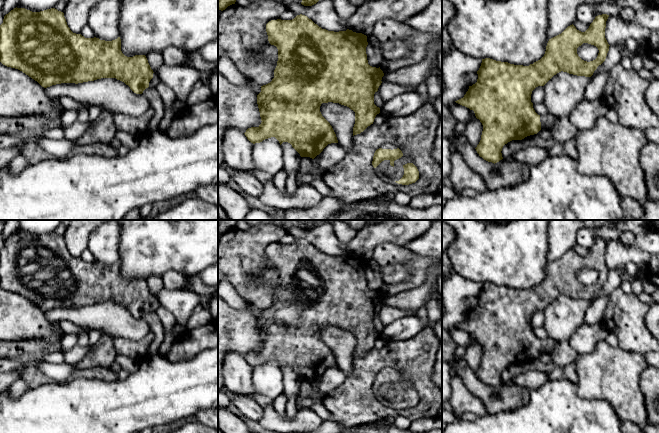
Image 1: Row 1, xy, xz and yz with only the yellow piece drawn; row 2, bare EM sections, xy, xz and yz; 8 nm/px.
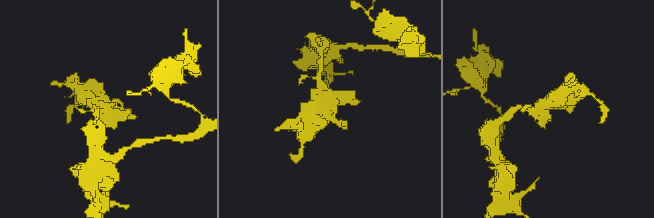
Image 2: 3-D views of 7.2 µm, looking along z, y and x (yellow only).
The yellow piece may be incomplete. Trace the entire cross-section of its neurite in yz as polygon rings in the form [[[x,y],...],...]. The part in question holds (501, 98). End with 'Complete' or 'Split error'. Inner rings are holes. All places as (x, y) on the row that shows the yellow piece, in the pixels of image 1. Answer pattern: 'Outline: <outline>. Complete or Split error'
Outline: [[[607,14],[596,16],[585,32],[577,30],[573,24],[568,26],[561,34],[549,39],[544,56],[529,66],[514,65],[490,58],[482,59],[477,71],[477,82],[469,86],[463,98],[455,101],[473,110],[476,118],[483,125],[481,140],[475,148],[480,157],[495,164],[503,159],[501,151],[508,142],[522,140],[537,134],[541,129],[549,129],[554,125],[557,117],[551,114],[540,116],[535,112],[531,102],[532,91],[538,86],[544,86],[561,71],[591,77],[597,67],[605,61],[609,51],[610,45],[605,38],[608,17]],[[583,43],[598,48],[599,53],[595,60],[587,62],[578,56],[577,48]]]. Split error

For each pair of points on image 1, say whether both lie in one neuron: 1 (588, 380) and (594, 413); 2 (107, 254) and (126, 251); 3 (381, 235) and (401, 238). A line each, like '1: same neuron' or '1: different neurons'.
1: different neurons
2: different neurons
3: same neuron

